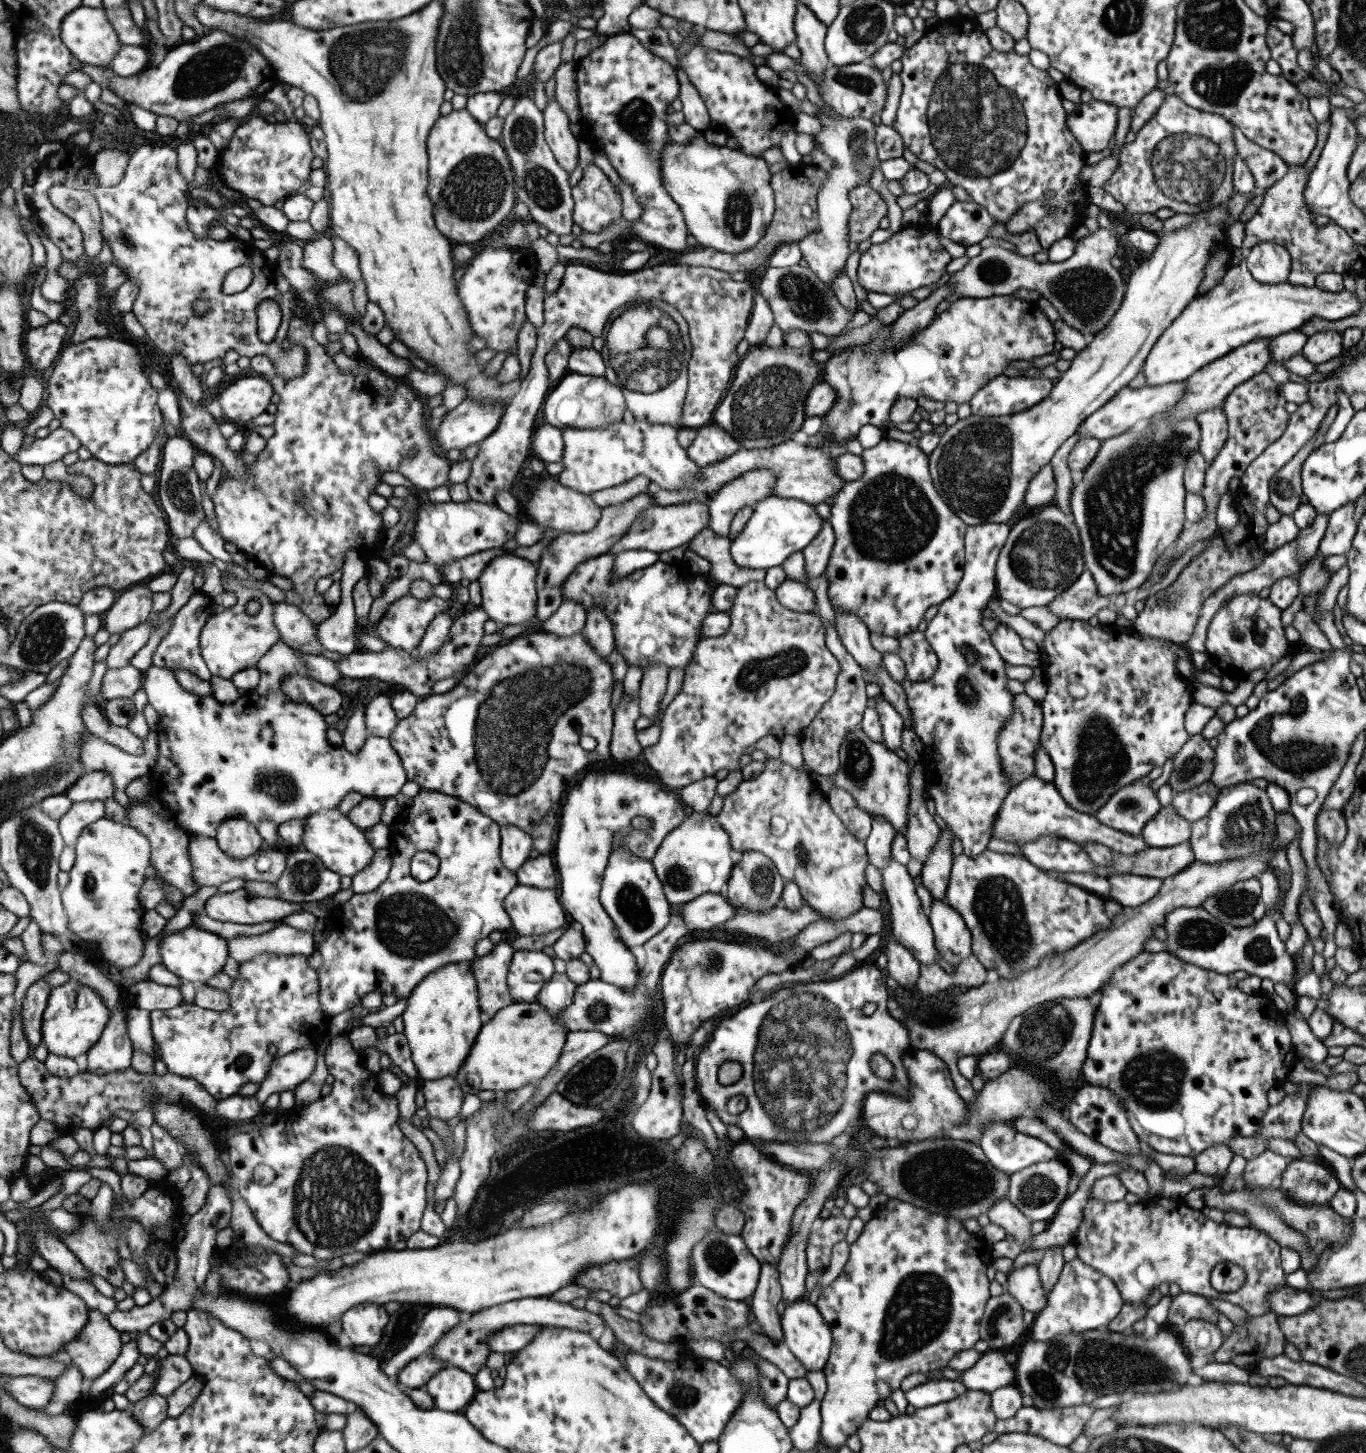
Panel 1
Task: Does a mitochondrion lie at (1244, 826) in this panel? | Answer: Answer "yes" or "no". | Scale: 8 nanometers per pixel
yes

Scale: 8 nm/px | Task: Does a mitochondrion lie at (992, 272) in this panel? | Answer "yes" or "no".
yes

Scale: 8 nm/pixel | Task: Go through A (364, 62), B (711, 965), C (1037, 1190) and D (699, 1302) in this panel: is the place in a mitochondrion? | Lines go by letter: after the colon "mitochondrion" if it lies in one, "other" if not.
A: mitochondrion
B: mitochondrion
C: mitochondrion
D: other

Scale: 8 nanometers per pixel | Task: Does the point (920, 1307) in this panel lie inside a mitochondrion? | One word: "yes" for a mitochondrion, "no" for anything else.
yes

